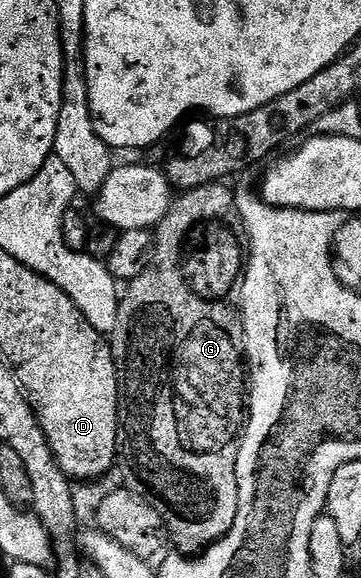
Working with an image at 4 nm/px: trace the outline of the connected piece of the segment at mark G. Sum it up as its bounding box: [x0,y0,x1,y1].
[111,183,247,555]

